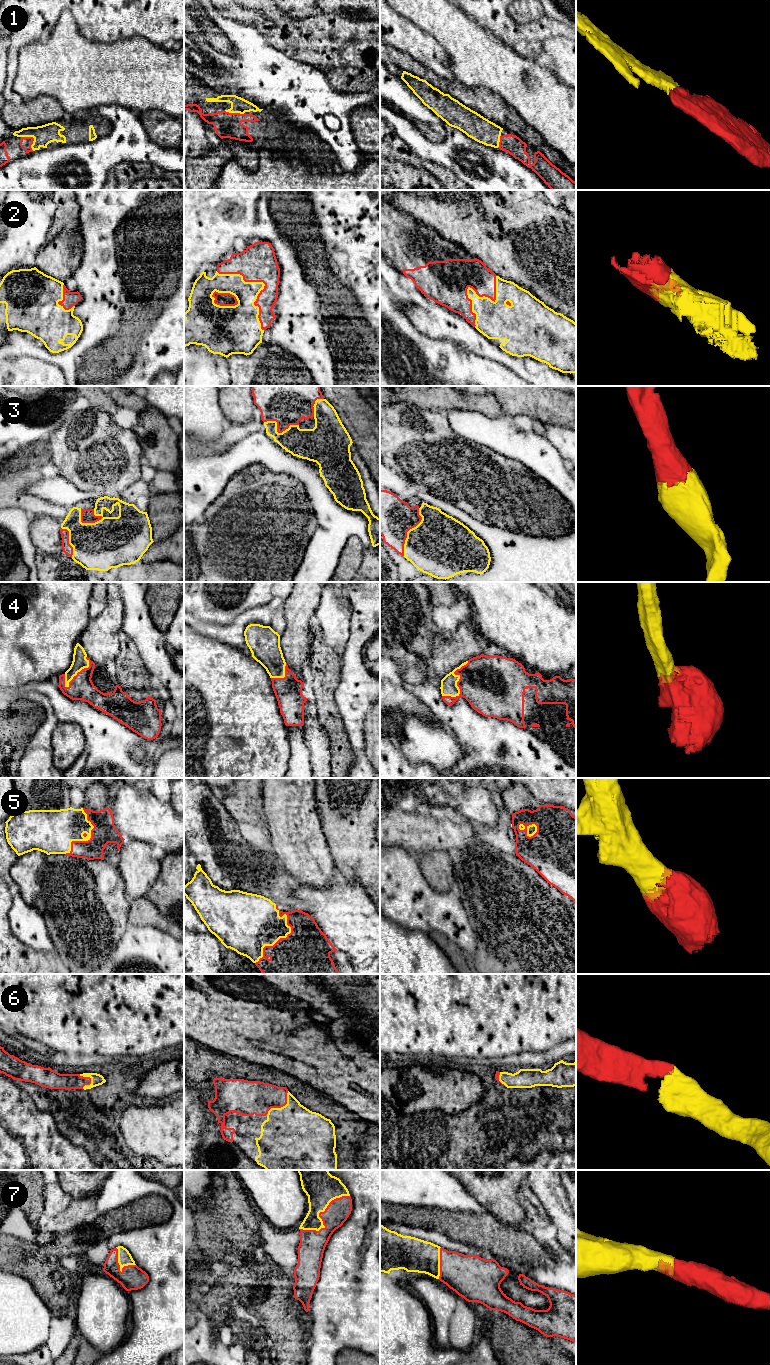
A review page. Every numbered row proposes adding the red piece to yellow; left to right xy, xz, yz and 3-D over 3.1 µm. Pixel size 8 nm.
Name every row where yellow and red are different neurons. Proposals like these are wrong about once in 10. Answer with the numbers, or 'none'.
none

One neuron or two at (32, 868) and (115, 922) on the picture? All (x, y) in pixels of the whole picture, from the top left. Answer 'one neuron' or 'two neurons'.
one neuron

